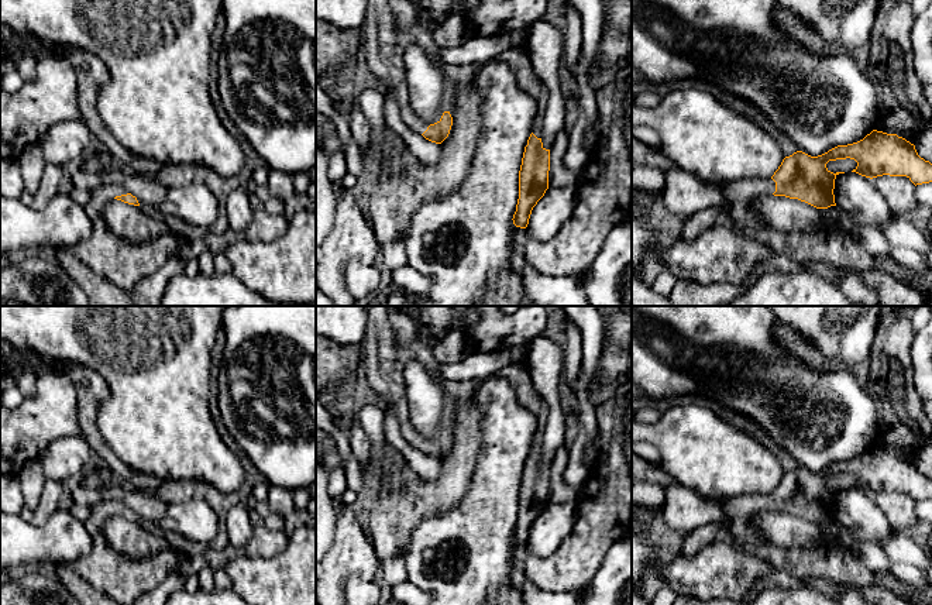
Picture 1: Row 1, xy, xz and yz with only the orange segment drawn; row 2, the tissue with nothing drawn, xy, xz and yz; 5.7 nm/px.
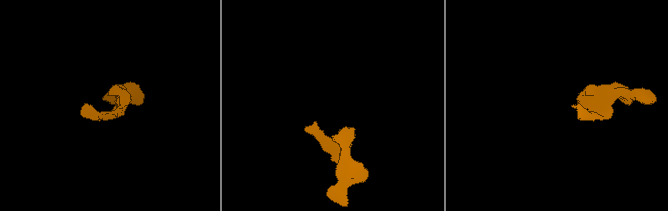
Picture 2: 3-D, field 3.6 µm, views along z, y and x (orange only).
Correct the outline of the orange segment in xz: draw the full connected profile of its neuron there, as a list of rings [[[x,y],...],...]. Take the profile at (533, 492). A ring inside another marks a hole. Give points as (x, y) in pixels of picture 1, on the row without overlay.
[[[512,364],[493,372],[510,381],[515,386],[517,402],[527,409],[537,422],[532,441],[532,450],[526,458],[519,487],[519,515],[513,530],[513,540],[526,544],[533,523],[548,505],[550,465],[541,458],[541,446],[547,429],[550,409],[541,395],[536,391],[527,368],[522,364]]]

